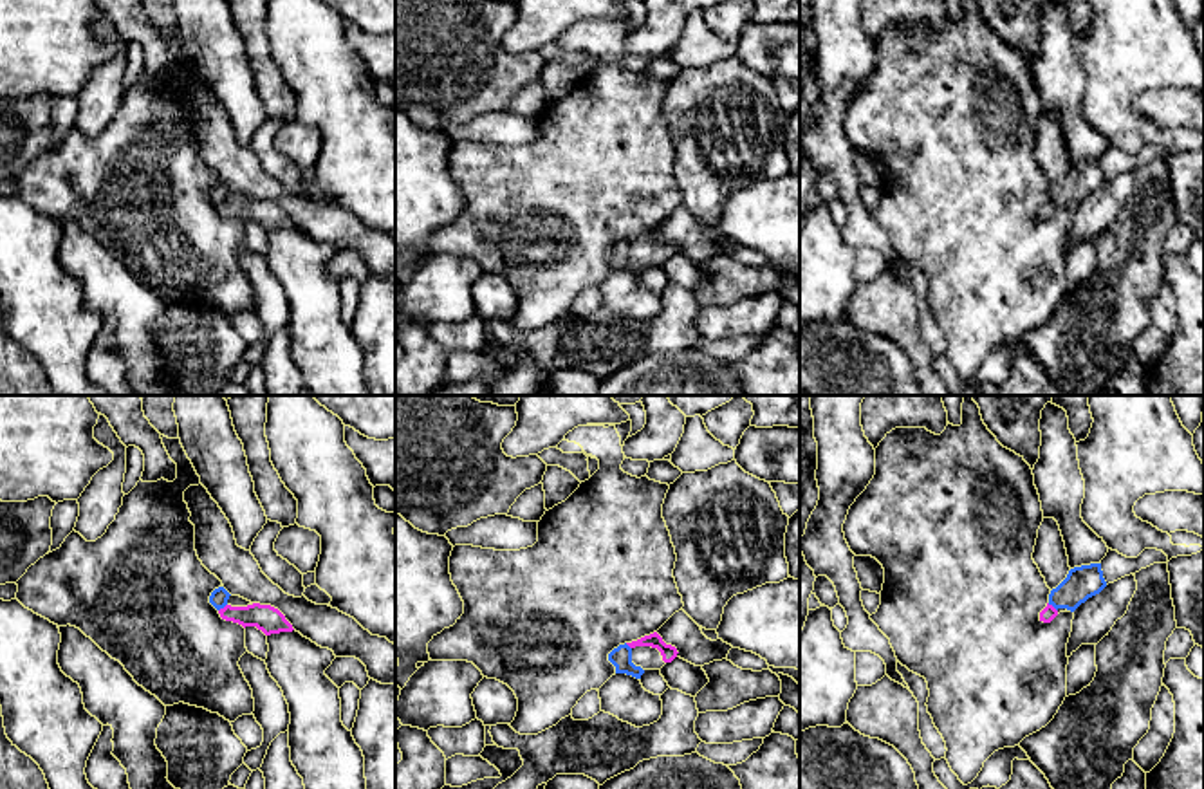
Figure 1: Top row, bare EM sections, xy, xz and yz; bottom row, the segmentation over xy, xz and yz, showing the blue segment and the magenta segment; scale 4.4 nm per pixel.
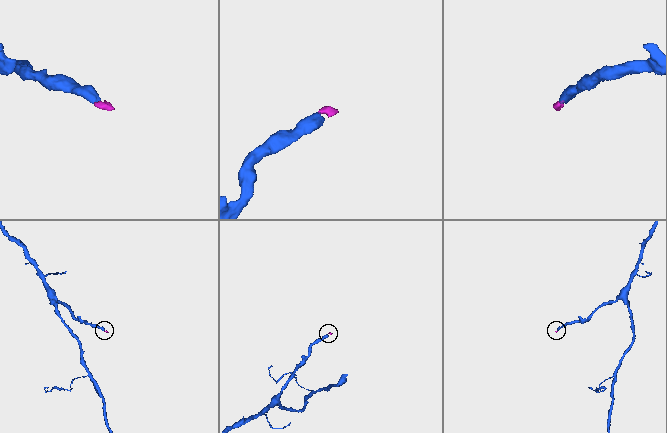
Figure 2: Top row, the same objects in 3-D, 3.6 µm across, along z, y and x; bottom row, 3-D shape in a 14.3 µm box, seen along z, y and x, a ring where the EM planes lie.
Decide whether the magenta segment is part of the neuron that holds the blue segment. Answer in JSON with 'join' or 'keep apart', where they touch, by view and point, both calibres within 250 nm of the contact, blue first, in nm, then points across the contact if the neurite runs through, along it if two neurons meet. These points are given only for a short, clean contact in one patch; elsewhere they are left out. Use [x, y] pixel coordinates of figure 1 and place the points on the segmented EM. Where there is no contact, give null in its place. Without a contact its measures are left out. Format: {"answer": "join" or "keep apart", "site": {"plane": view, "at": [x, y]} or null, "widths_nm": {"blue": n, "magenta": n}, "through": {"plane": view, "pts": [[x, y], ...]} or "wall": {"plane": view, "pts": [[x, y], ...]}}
{"answer": "join", "site": {"plane": "yz", "at": [1053, 605]}, "widths_nm": {"blue": 150, "magenta": 70}, "through": {"plane": "yz", "pts": [[1083, 582], [1053, 605], [1049, 612]]}}

